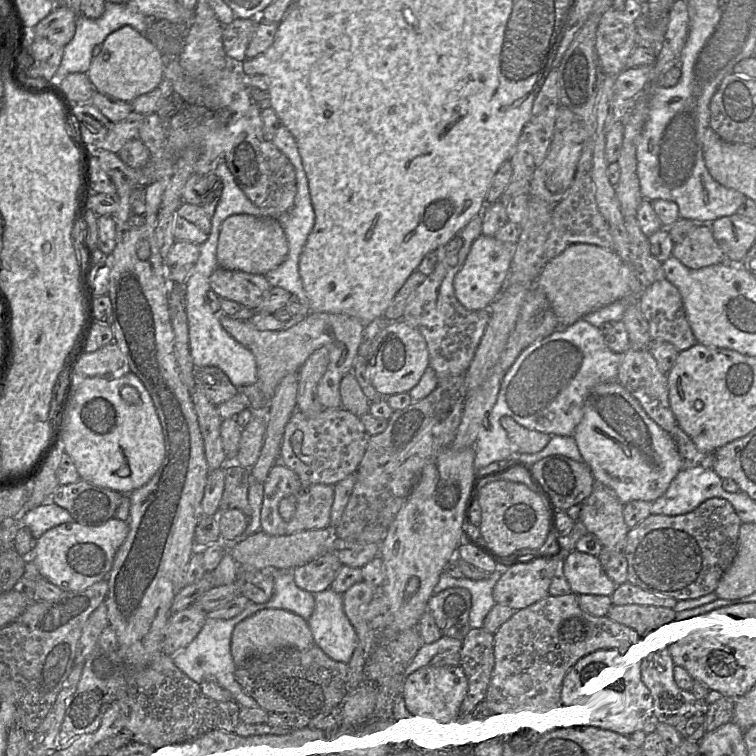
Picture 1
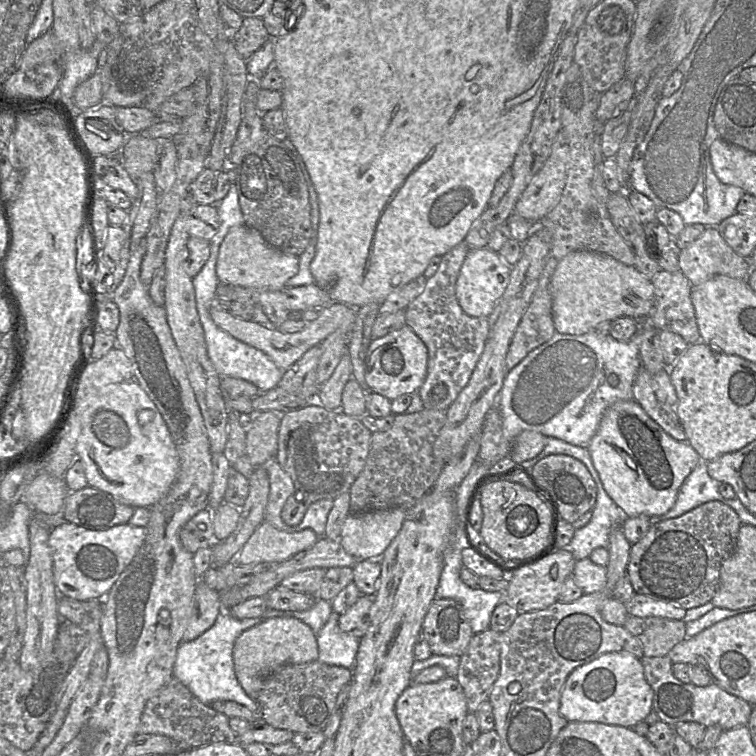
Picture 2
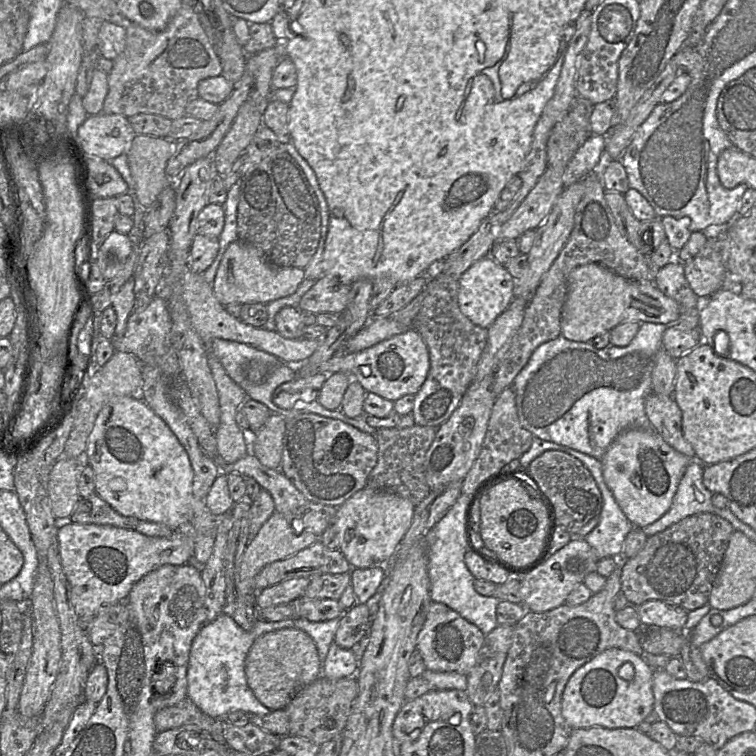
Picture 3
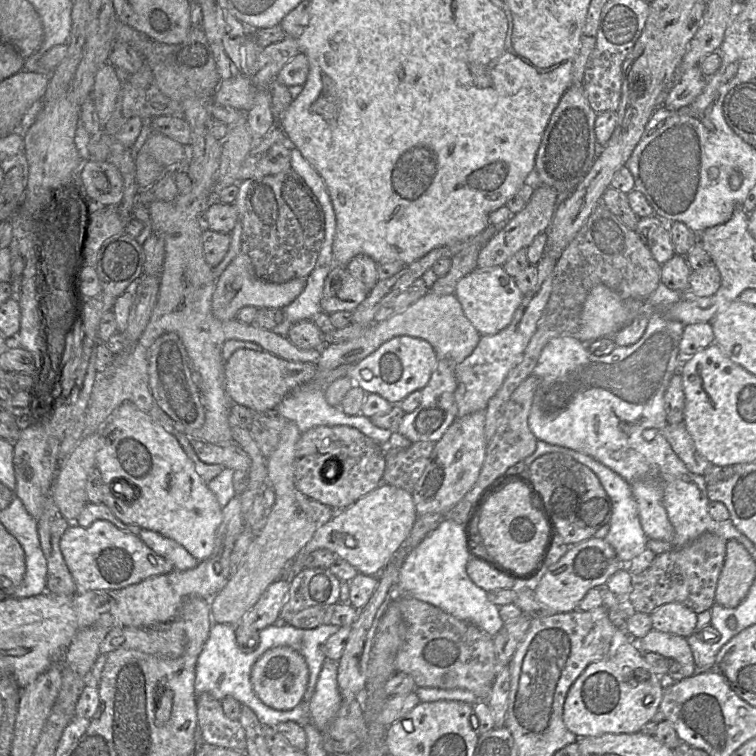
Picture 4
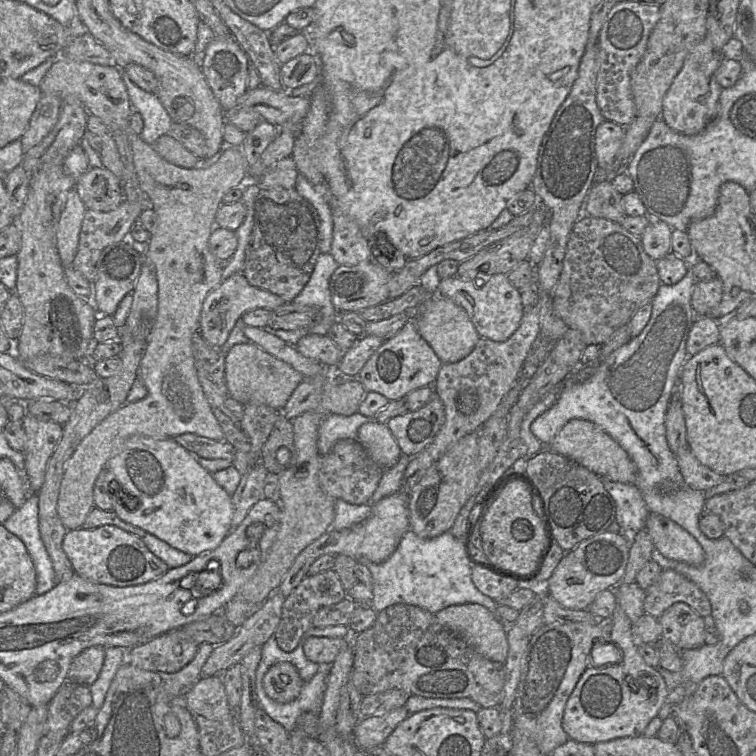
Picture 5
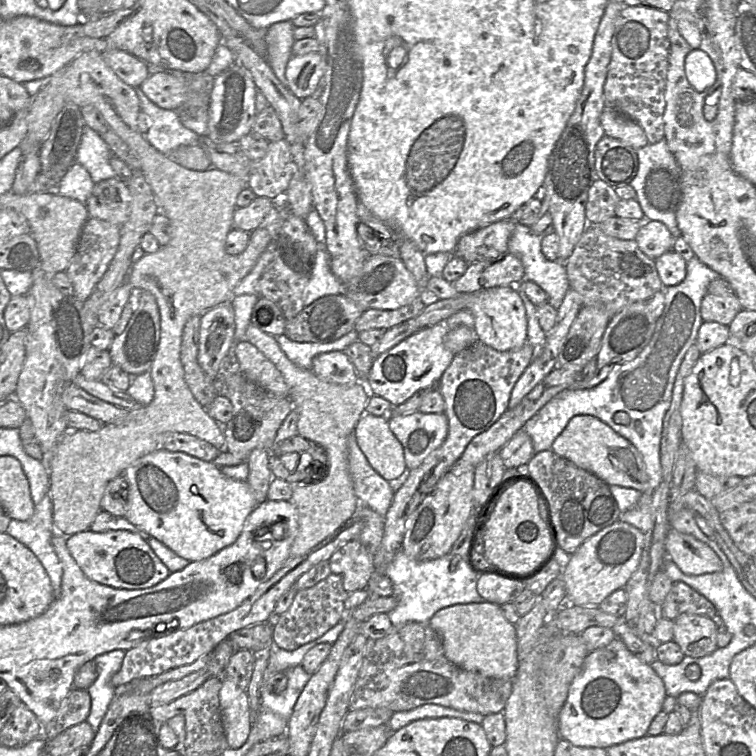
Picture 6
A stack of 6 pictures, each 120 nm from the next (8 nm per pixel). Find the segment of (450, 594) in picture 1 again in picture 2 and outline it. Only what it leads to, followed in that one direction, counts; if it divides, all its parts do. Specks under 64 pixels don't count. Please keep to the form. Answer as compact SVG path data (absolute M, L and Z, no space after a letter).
M435 598L424 617L421 633L427 640L432 655L461 657L474 633L464 614L463 607L455 600Z

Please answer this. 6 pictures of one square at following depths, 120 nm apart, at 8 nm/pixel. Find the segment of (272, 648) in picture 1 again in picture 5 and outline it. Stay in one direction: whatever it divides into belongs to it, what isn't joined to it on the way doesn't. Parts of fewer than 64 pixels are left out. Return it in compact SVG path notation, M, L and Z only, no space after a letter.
M278 662L272 665L262 680L266 695L281 704L295 700L301 691L303 681L297 668L290 662Z

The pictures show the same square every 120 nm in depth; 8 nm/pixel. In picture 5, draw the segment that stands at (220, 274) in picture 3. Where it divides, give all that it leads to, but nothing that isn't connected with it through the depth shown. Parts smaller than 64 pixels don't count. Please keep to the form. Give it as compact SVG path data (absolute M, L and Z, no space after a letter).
M236 273L223 280L206 297L200 316L200 332L205 341L213 347L221 348L230 332L242 316L253 309L264 308L274 311L286 302L280 296L252 286L242 273Z

